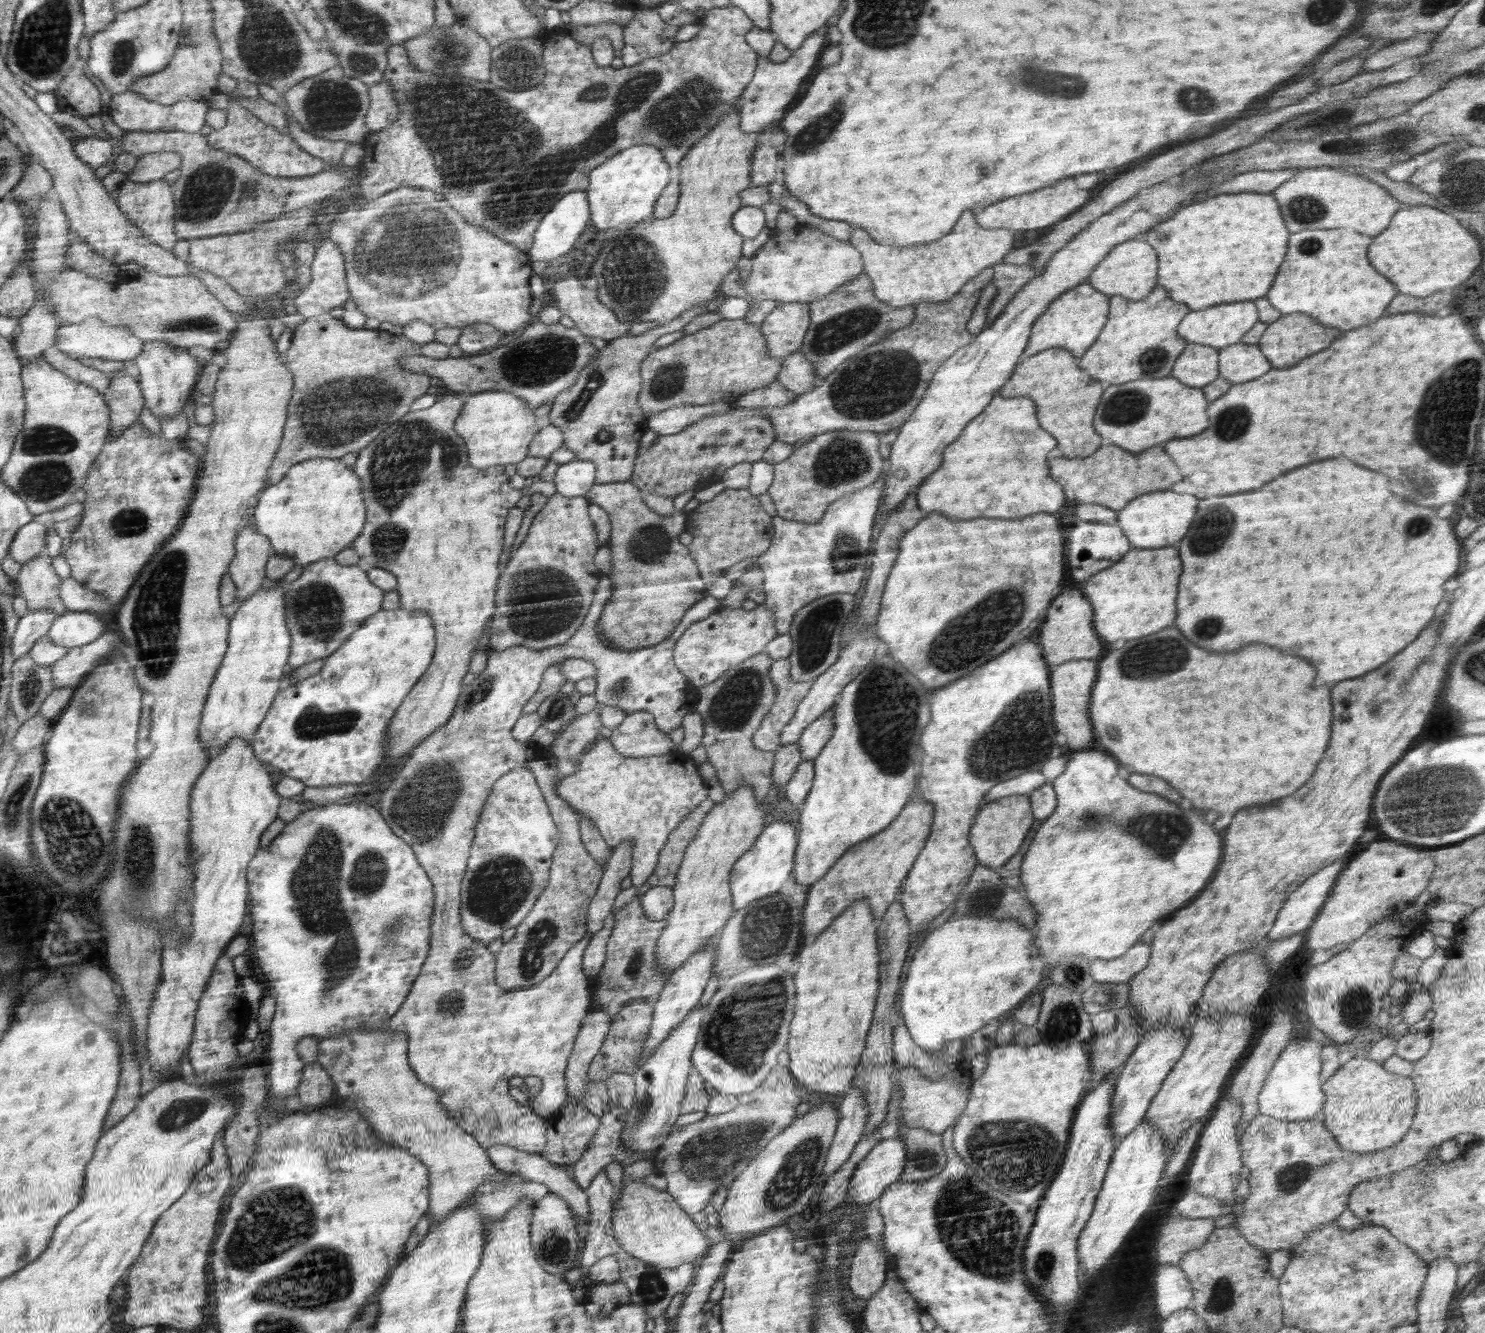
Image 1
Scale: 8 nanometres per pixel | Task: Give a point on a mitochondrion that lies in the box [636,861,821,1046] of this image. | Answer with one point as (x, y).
(771, 922)

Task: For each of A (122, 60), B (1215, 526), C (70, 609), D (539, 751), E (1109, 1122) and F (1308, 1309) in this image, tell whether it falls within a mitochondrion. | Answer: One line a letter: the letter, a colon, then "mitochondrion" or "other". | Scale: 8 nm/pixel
A: mitochondrion
B: mitochondrion
C: other
D: other
E: other
F: other

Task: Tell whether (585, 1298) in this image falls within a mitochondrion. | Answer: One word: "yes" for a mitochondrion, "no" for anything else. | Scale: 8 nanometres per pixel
no

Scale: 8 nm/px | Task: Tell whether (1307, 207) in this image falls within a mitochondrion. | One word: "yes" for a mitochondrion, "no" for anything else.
yes

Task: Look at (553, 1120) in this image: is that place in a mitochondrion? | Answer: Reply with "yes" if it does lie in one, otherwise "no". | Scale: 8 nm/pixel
no

